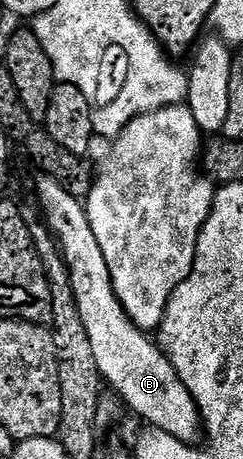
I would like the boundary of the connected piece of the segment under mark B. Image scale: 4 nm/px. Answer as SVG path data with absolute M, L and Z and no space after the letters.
M40 175L37 178L38 209L68 265L76 306L86 326L86 335L90 335L90 347L94 351L101 378L107 386L109 383L110 389L120 397L123 404L129 410L132 408L142 420L148 421L144 423L151 428L166 431L179 441L199 442L202 422L198 407L190 391L186 391L186 385L178 379L168 357L160 350L159 344L130 320L116 297L110 268L106 265L97 236L90 227L81 198L70 195L60 181L53 177Z

